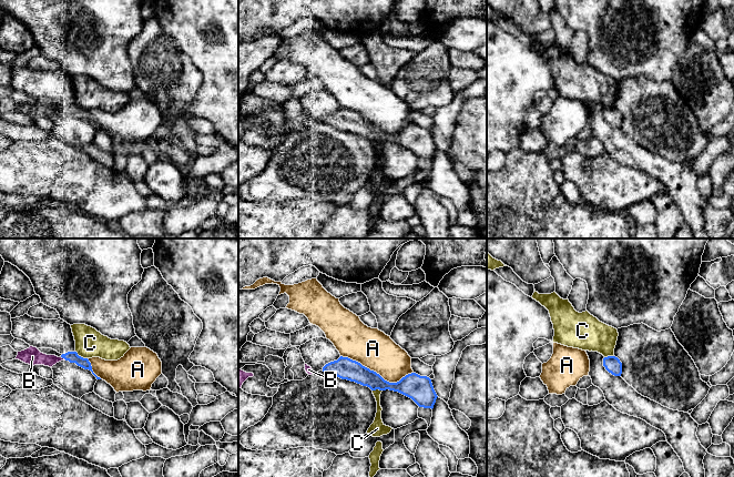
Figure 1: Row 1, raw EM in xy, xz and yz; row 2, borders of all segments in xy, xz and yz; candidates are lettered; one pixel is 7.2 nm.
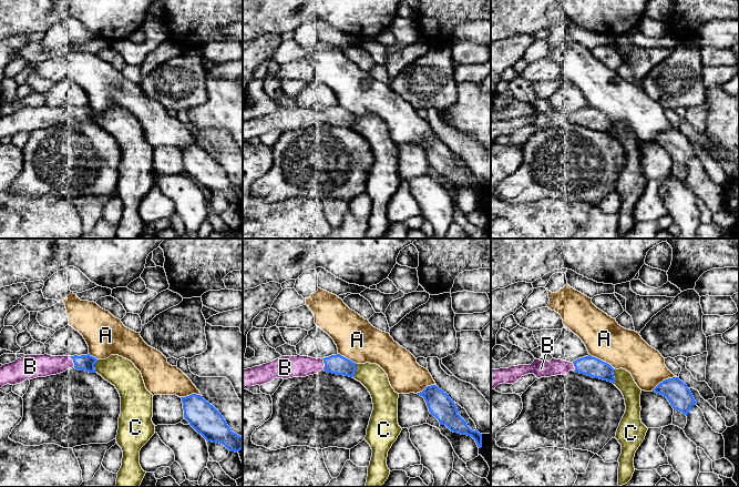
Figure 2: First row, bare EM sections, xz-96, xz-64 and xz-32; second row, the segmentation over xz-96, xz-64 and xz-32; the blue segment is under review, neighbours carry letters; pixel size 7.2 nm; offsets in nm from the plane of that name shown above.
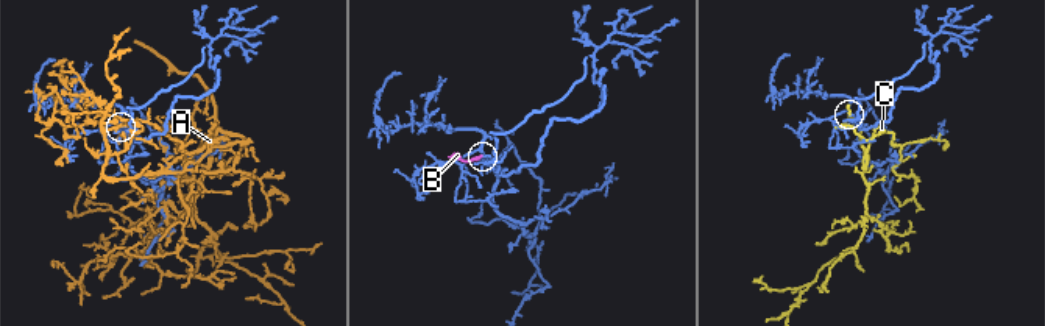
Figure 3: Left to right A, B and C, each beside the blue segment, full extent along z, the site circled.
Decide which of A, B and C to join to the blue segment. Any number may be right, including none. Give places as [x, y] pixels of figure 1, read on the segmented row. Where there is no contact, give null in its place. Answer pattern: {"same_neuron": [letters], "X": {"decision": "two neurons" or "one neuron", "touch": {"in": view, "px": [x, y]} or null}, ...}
{"same_neuron": ["B"], "A": {"decision": "two neurons", "touch": {"in": "xz", "px": [376, 373]}}, "B": {"decision": "one neuron", "touch": {"in": "xy", "px": [63, 357]}}, "C": {"decision": "two neurons", "touch": {"in": "xy", "px": [80, 356]}}}

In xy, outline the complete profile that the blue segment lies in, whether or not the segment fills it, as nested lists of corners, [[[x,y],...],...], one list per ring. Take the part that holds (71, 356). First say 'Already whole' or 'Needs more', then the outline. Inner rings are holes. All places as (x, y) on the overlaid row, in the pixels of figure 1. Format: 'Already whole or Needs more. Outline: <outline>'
Needs more. Outline: [[[30,346],[24,351],[18,352],[16,359],[19,359],[31,366],[44,365],[49,367],[52,367],[53,365],[55,365],[61,361],[69,361],[70,363],[75,363],[78,366],[84,369],[91,371],[92,374],[96,377],[96,379],[101,379],[93,373],[89,359],[79,356],[77,352],[68,352],[65,354],[62,354],[60,357],[58,357],[55,355],[43,354],[37,347]]]

